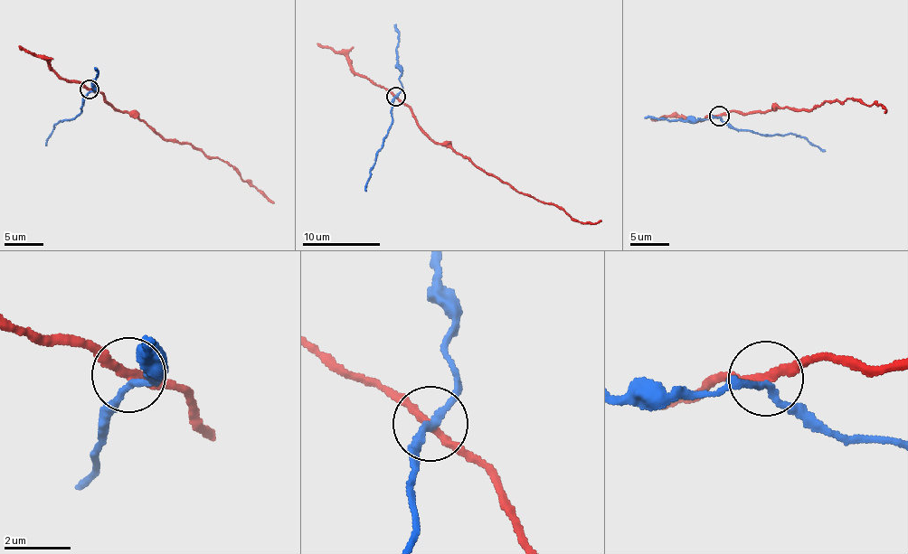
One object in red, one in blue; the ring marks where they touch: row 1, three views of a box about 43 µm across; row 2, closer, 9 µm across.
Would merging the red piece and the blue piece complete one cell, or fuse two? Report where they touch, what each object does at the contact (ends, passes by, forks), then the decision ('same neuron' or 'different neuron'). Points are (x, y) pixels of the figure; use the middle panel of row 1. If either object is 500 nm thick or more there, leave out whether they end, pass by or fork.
place (395, 97); red passes by; blue passes by; different neuron

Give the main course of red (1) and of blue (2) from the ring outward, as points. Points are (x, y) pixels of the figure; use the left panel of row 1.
1: (89, 89), (119, 110), (135, 112), (165, 137), (190, 143), (208, 156), (232, 164), (242, 179), (274, 203)
2: (89, 89), (78, 116), (56, 123), (45, 145)

